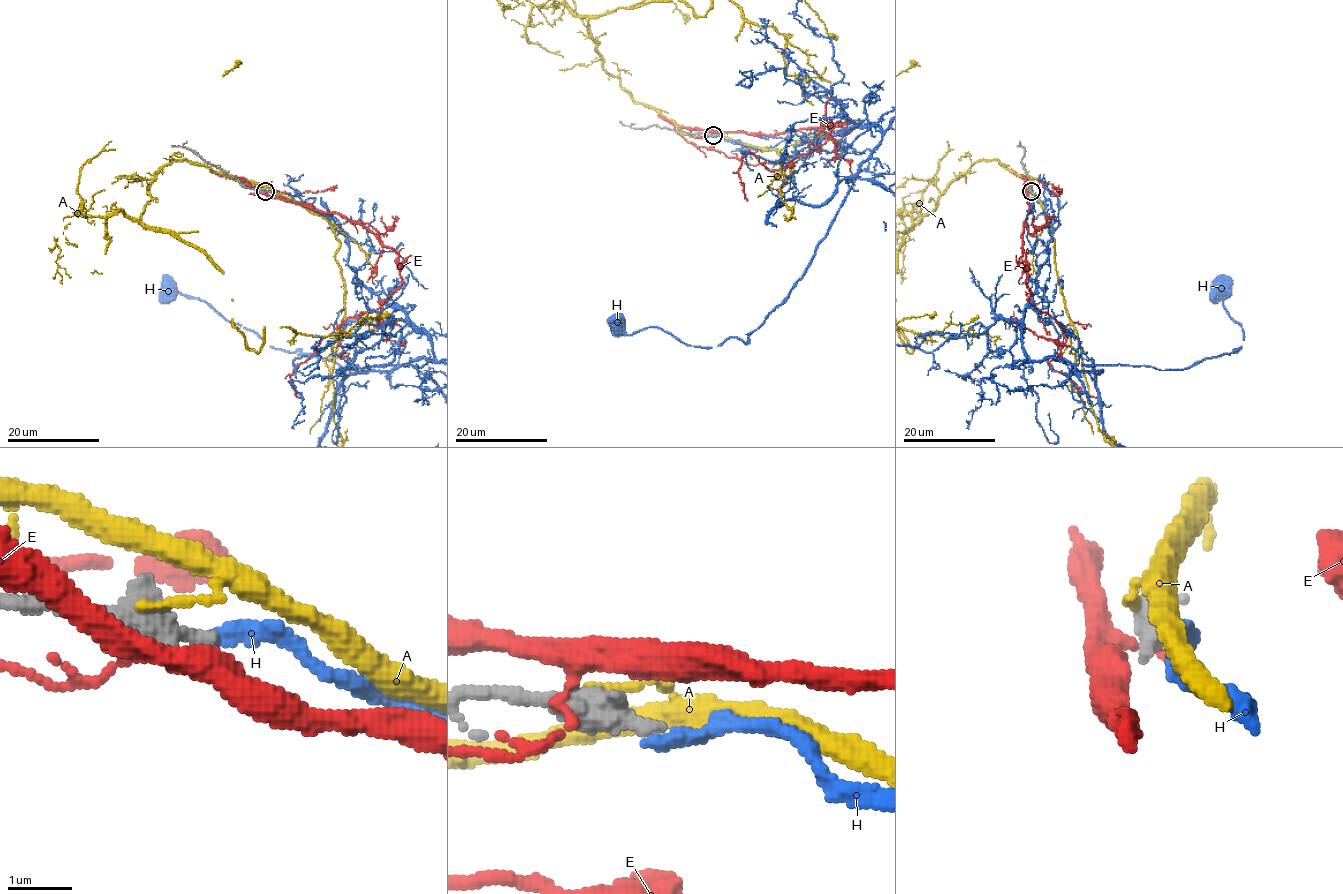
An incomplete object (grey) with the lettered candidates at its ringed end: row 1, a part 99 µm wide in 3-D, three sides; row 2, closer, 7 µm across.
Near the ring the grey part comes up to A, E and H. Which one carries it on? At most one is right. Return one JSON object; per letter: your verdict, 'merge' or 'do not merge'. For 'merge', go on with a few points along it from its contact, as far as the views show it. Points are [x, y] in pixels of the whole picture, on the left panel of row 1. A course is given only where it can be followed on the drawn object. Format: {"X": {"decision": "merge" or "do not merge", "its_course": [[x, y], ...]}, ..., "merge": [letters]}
{"A": {"decision": "do not merge"}, "E": {"decision": "do not merge"}, "H": {"decision": "merge", "its_course": [[264, 191], [333, 219], [355, 276], [424, 332], [433, 361], [347, 370], [269, 346], [202, 301], [170, 289]]}, "merge": ["H"]}

